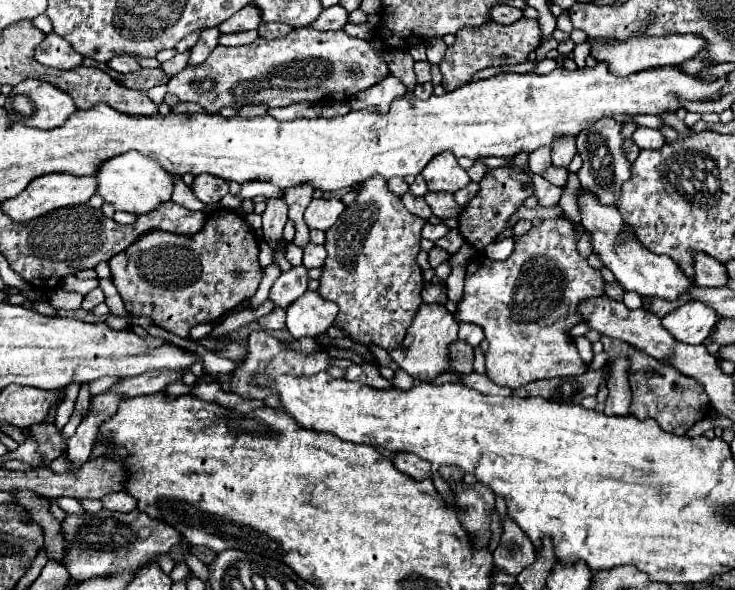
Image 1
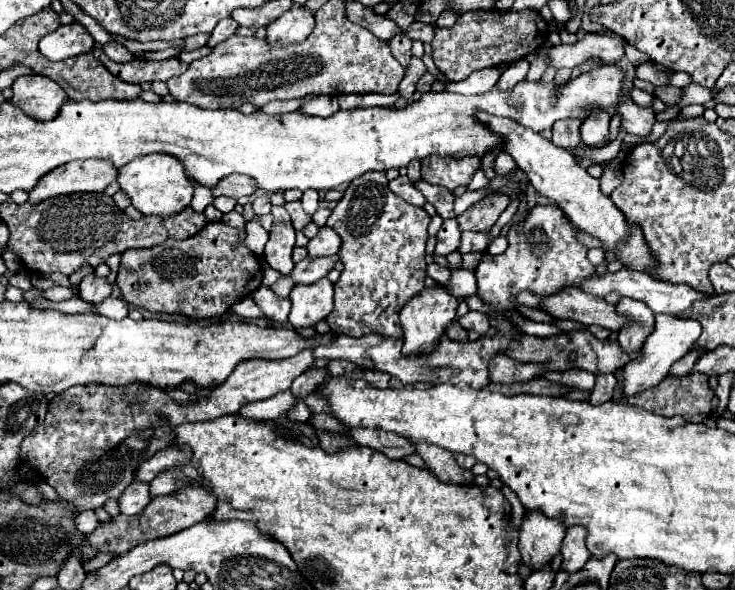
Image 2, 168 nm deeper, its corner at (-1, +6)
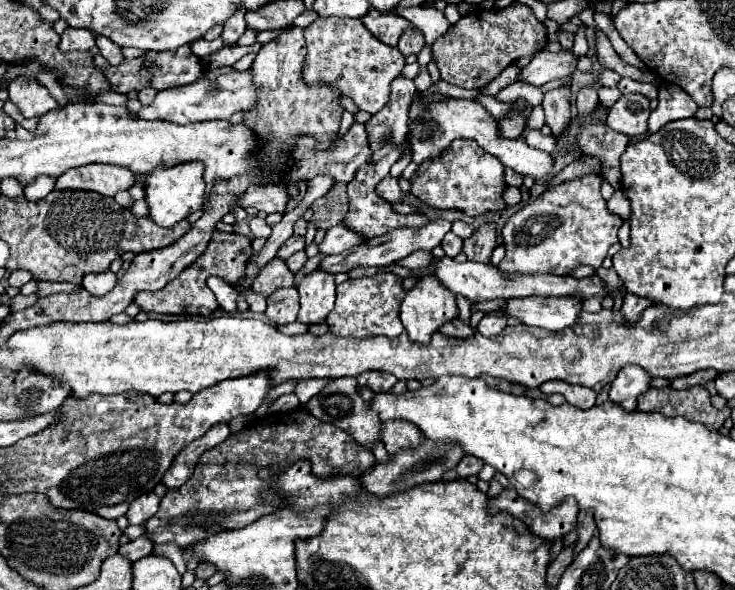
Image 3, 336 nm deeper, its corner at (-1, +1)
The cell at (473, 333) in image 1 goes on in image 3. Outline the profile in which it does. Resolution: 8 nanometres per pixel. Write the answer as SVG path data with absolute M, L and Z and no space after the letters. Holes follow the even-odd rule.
M485 315L485 317L479 321L479 325L477 325L477 331L479 331L481 335L485 335L485 337L495 337L495 335L499 335L503 329L505 329L505 319L489 317L489 315Z

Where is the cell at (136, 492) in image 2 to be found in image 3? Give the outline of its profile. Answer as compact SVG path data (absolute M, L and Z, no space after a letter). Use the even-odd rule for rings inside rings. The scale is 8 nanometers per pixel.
M151 491L151 493L143 493L141 497L137 497L131 505L129 505L129 511L127 511L127 519L129 519L129 525L143 525L149 517L153 517L159 509L159 497Z

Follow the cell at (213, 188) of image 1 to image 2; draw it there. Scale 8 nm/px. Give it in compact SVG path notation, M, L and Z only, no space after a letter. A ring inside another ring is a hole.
M231 174L227 178L223 178L211 192L213 196L229 196L229 198L241 198L241 196L251 196L257 190L257 184L253 184L253 180L249 180L249 176L241 176L241 174Z

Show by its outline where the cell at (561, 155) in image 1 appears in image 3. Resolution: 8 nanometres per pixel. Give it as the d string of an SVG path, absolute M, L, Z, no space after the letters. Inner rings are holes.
M565 83L553 91L547 91L543 97L541 105L545 111L545 125L551 127L553 137L565 133L571 123L569 101L571 101L571 85L569 83Z

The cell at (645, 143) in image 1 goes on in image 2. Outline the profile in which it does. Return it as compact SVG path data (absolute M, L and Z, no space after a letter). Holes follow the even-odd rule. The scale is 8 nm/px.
M631 98L617 104L617 114L621 116L621 126L625 128L625 132L631 134L647 136L651 132L651 126L655 124L655 110L651 106L643 108L635 104Z

